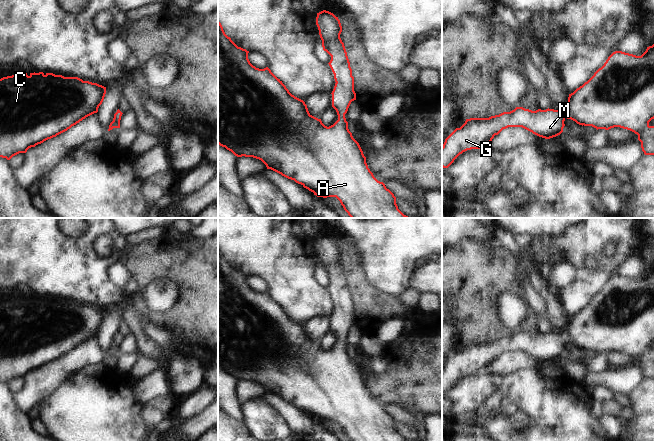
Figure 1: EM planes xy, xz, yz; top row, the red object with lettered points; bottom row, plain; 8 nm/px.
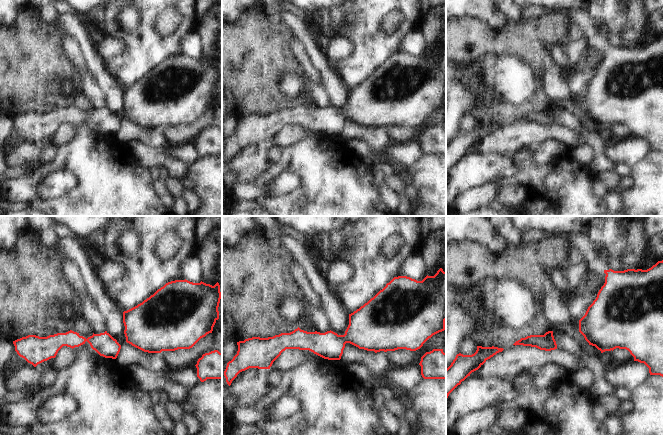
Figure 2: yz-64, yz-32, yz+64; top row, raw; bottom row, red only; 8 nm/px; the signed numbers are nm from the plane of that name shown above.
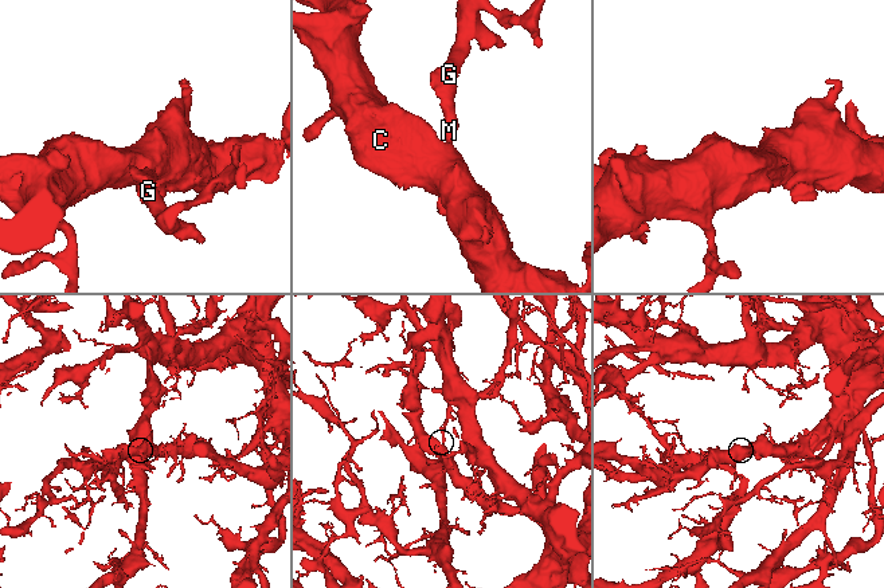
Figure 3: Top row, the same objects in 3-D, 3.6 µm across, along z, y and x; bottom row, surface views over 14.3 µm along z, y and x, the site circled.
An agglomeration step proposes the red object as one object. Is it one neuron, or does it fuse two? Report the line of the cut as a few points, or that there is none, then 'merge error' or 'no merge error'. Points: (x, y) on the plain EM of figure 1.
no cut; no merge error

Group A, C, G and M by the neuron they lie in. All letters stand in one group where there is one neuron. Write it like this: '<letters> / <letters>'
A C G M

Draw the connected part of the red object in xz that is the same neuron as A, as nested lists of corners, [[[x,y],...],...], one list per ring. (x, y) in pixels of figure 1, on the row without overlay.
[[[323,234],[317,237],[316,249],[323,274],[331,280],[328,288],[336,306],[331,318],[332,331],[337,336],[338,344],[329,351],[325,350],[321,343],[312,340],[305,326],[292,319],[268,291],[259,293],[253,290],[248,283],[249,275],[238,271],[225,258],[218,245],[218,368],[237,381],[261,384],[267,393],[294,404],[317,421],[336,421],[351,442],[409,442],[398,433],[394,418],[374,401],[359,367],[348,353],[345,338],[351,326],[356,324],[356,317],[350,286],[340,262],[340,244],[333,237]]]

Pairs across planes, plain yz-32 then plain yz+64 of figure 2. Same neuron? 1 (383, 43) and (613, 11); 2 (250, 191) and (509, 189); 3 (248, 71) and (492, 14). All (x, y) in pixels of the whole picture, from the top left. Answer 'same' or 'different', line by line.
1: same
2: same
3: different

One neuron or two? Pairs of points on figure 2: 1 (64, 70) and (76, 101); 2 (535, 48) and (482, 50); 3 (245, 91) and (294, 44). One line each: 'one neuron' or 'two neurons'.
1: two neurons
2: one neuron
3: two neurons

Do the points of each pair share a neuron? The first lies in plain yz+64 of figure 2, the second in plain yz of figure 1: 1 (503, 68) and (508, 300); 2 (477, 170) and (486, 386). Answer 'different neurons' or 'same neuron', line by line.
1: same neuron
2: same neuron

